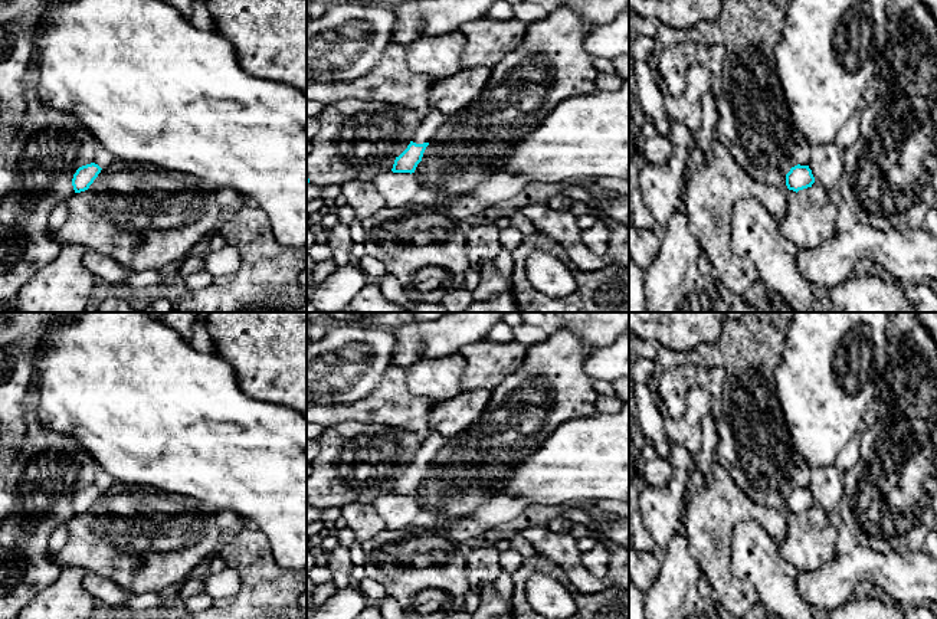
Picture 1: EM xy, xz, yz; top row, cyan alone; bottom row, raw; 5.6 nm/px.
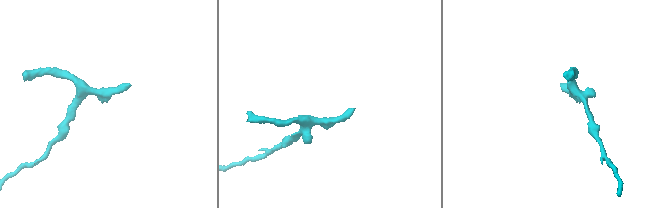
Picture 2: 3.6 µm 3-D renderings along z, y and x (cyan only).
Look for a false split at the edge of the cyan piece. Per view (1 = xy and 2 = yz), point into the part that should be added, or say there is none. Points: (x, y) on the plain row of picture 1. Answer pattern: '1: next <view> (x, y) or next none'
1: next none
2: next none

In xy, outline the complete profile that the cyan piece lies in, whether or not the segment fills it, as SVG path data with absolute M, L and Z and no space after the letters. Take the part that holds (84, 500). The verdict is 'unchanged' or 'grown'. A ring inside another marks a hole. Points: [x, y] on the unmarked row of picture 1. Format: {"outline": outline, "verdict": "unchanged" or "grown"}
{"outline": "M95 485L79 489L72 501L72 508L73 508L75 515L88 512L89 508L101 495L101 492L102 491Z", "verdict": "unchanged"}

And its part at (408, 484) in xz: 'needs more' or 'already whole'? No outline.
needs more

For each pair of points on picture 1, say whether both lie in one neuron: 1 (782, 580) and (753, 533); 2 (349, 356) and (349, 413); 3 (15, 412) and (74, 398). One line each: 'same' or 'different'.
1: same
2: different
3: different

